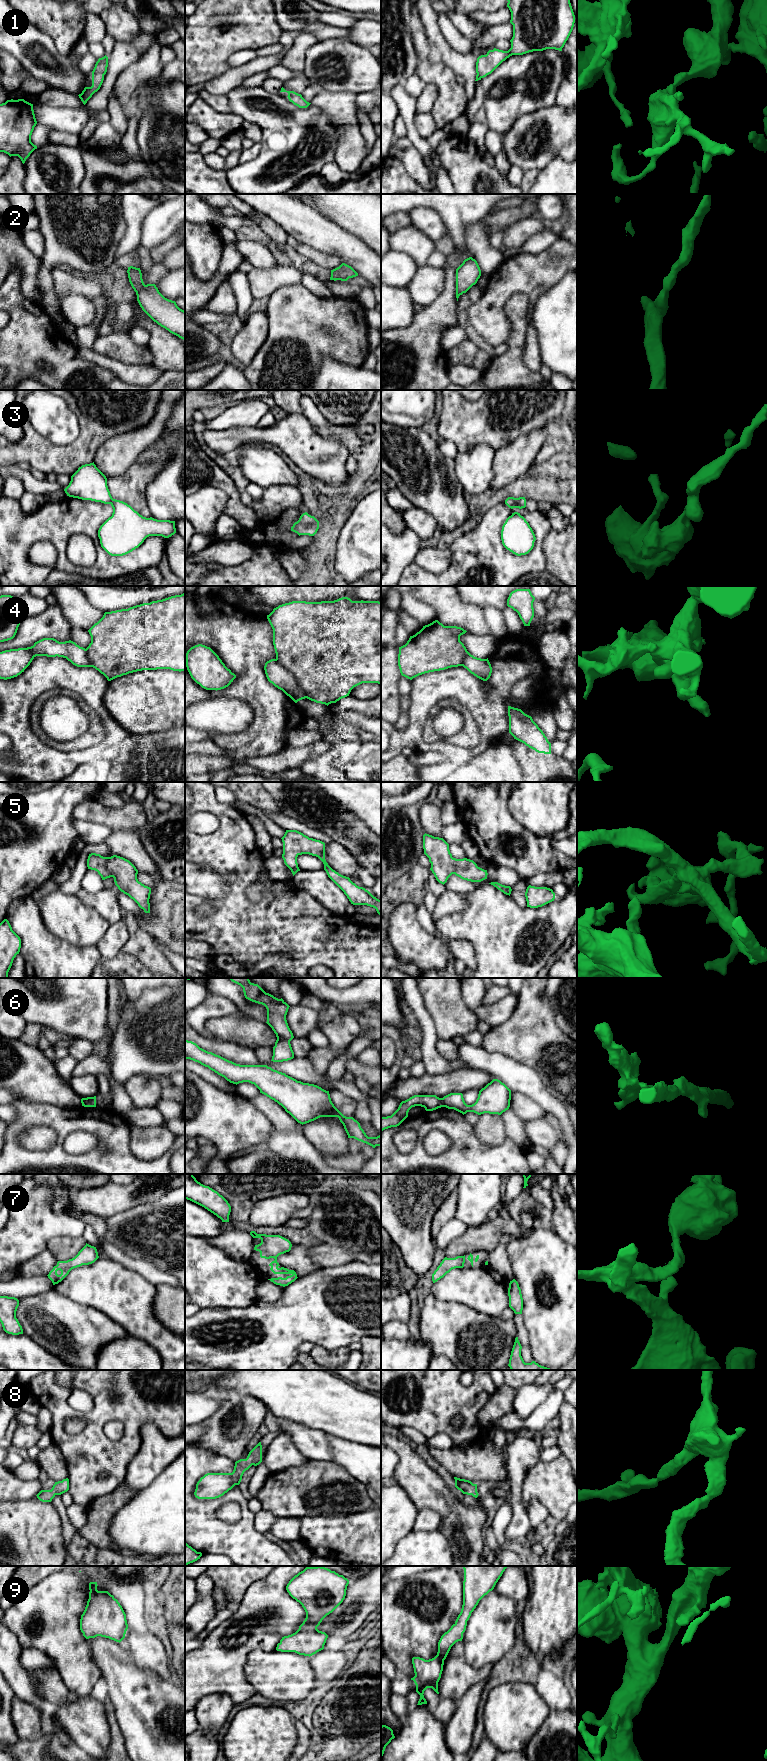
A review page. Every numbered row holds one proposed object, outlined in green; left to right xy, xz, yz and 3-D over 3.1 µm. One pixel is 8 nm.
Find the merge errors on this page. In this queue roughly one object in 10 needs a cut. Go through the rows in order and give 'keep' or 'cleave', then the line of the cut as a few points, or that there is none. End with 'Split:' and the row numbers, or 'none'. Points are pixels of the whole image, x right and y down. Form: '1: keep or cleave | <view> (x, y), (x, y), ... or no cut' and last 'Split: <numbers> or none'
1: keep | no cut
2: keep | no cut
3: keep | no cut
4: keep | no cut
5: keep | no cut
6: cleave | xz (277, 1038), (283, 1038), (289, 1042)
7: keep | no cut
8: keep | no cut
9: keep | no cut
Split: 6

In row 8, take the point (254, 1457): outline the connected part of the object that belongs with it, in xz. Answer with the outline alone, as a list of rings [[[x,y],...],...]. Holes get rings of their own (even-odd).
[[[259,1442],[246,1459],[235,1462],[232,1473],[207,1473],[196,1484],[194,1495],[198,1499],[216,1499],[223,1496],[235,1485],[239,1485],[242,1476],[252,1465],[262,1462],[262,1445]]]

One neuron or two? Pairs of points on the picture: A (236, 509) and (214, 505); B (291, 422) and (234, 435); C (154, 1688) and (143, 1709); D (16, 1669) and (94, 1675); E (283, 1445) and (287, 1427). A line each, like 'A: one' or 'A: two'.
A: two
B: one
C: one
D: two
E: two

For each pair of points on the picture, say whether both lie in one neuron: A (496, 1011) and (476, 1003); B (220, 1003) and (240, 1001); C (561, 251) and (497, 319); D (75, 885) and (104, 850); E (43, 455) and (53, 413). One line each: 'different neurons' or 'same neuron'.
A: same neuron
B: different neurons
C: same neuron
D: same neuron
E: different neurons

